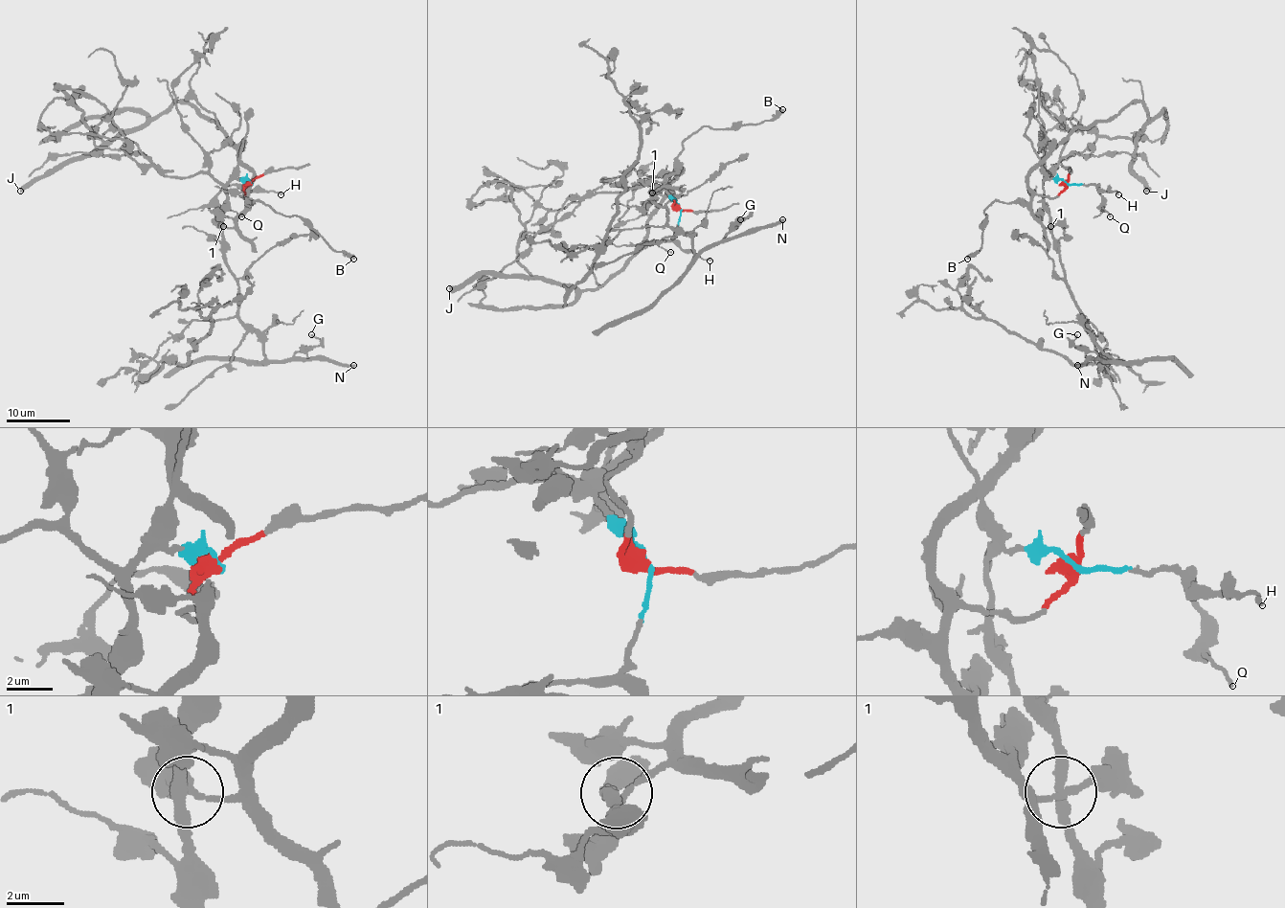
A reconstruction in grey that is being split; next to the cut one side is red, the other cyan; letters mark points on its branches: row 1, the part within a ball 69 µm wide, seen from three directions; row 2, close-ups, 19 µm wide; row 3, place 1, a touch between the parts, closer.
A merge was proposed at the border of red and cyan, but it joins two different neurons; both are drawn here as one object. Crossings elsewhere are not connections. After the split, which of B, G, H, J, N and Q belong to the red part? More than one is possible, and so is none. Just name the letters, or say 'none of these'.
B, J

